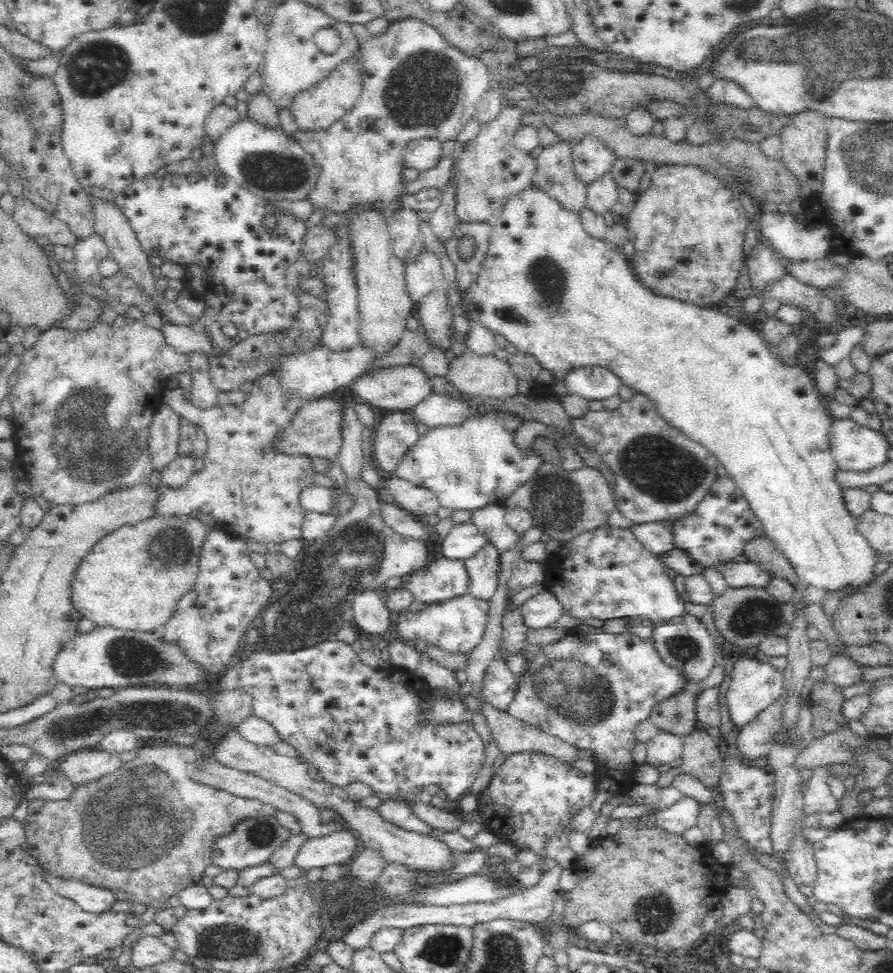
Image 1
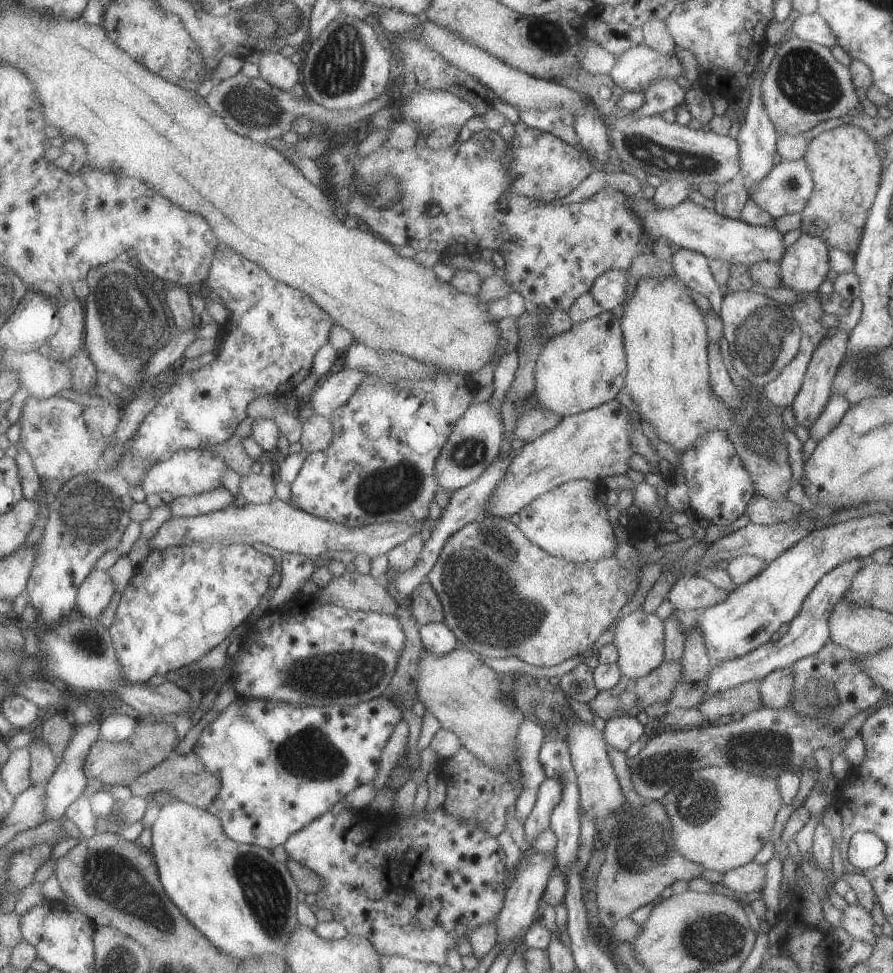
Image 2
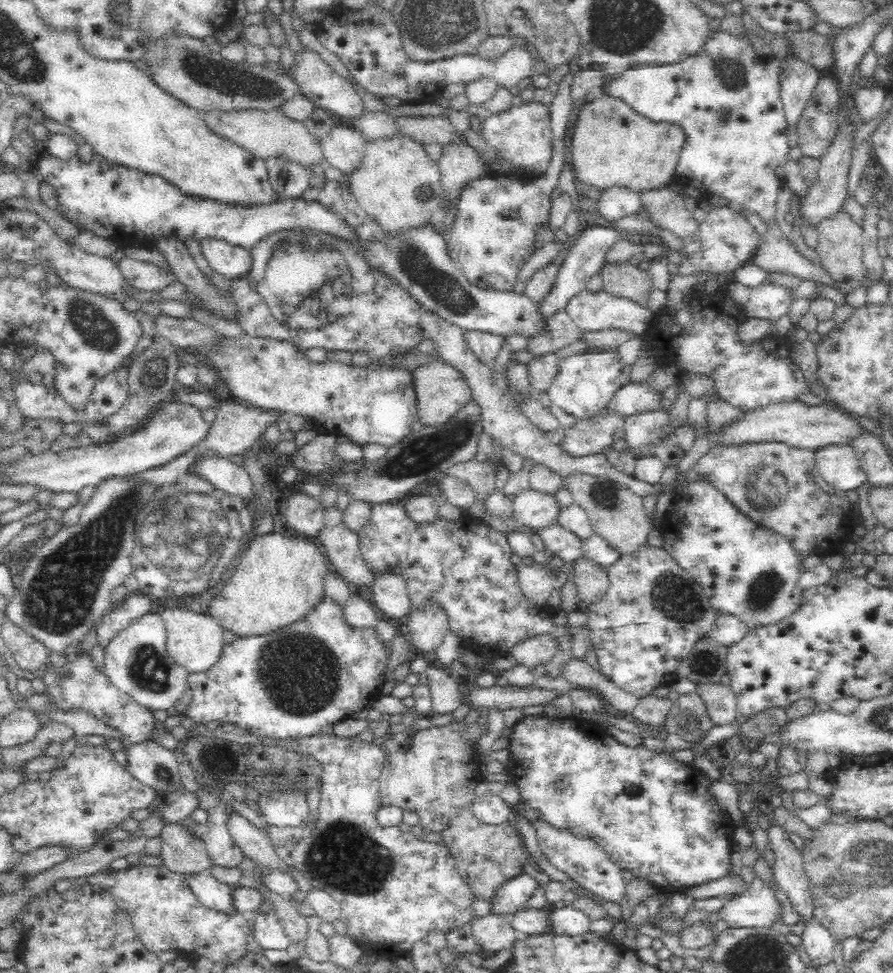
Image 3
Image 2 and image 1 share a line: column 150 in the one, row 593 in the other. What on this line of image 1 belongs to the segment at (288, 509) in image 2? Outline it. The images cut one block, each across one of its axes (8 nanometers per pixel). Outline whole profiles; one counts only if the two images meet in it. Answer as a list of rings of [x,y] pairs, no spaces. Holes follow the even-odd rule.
[[[542,592],[521,605],[525,626],[532,630],[552,627],[563,616],[563,605],[550,592]]]

